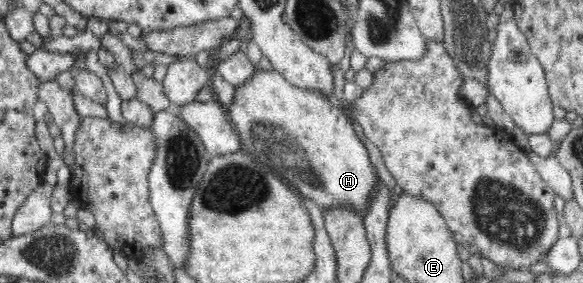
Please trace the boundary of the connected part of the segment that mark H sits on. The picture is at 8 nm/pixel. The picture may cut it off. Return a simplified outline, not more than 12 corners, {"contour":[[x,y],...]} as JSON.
{"contour":[[257,68],[242,150],[322,210],[364,218],[379,177],[342,109]]}

